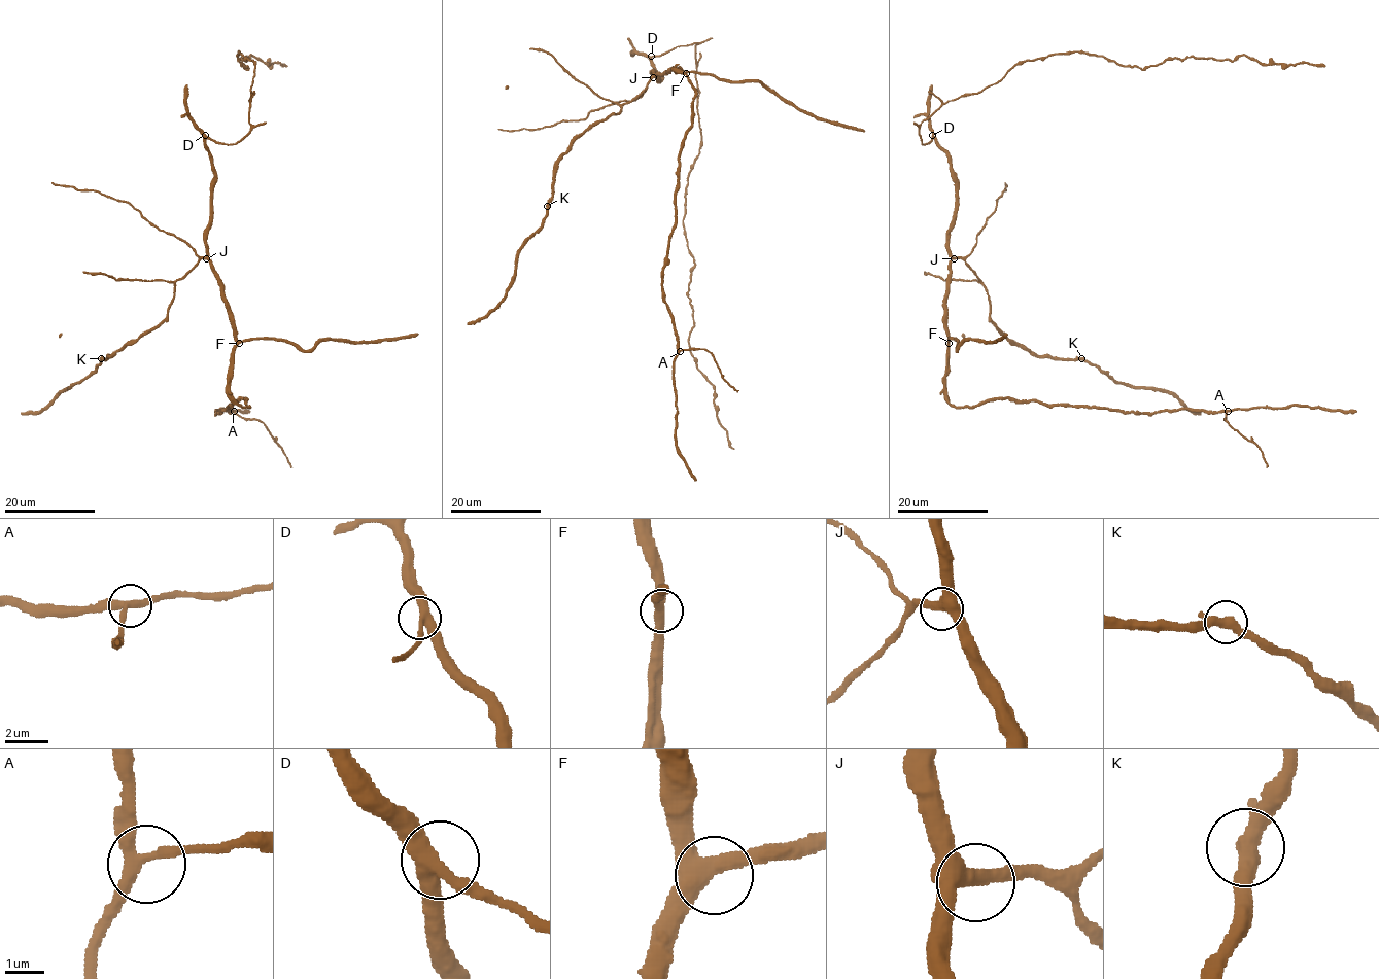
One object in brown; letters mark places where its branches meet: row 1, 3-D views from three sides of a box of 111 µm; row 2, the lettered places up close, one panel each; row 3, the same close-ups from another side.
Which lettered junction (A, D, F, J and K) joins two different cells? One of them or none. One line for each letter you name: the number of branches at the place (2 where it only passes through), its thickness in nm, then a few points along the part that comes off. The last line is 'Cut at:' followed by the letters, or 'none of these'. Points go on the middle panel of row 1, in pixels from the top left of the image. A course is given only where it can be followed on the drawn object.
Cut at: none of these

